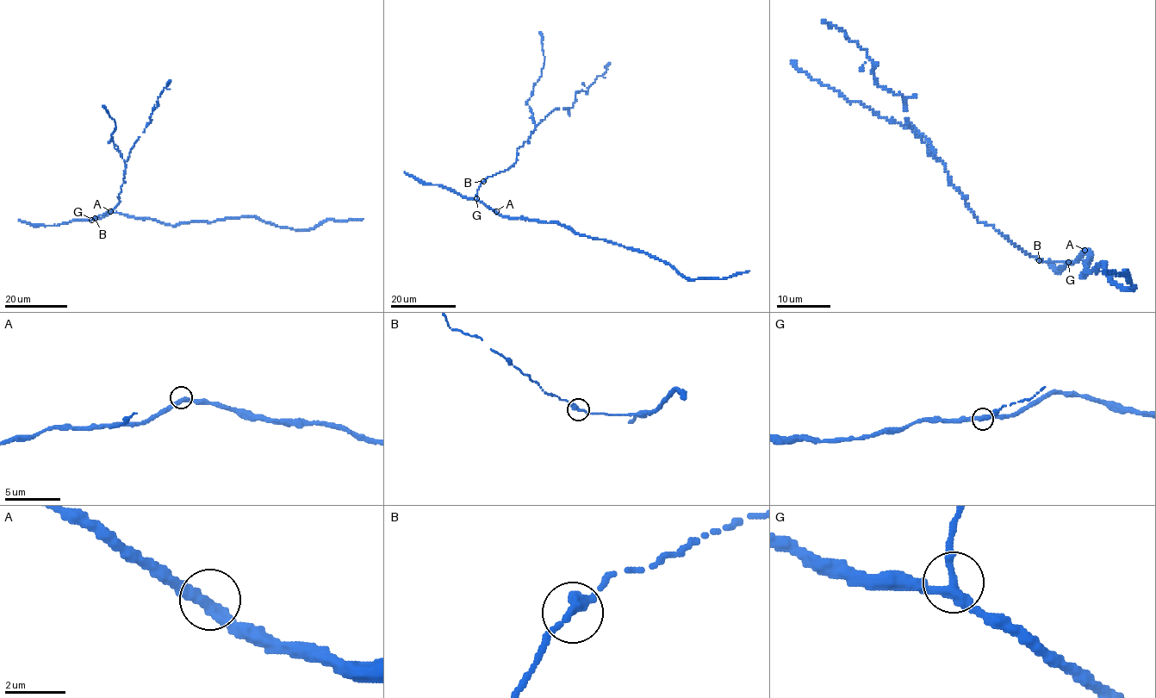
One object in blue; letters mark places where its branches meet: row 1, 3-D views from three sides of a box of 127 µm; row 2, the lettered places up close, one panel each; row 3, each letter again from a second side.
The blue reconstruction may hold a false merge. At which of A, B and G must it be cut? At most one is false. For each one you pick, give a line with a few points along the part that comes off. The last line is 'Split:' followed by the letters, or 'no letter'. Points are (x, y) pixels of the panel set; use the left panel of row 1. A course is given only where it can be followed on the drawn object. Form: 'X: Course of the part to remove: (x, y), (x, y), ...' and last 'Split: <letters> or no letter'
Split: no letter

